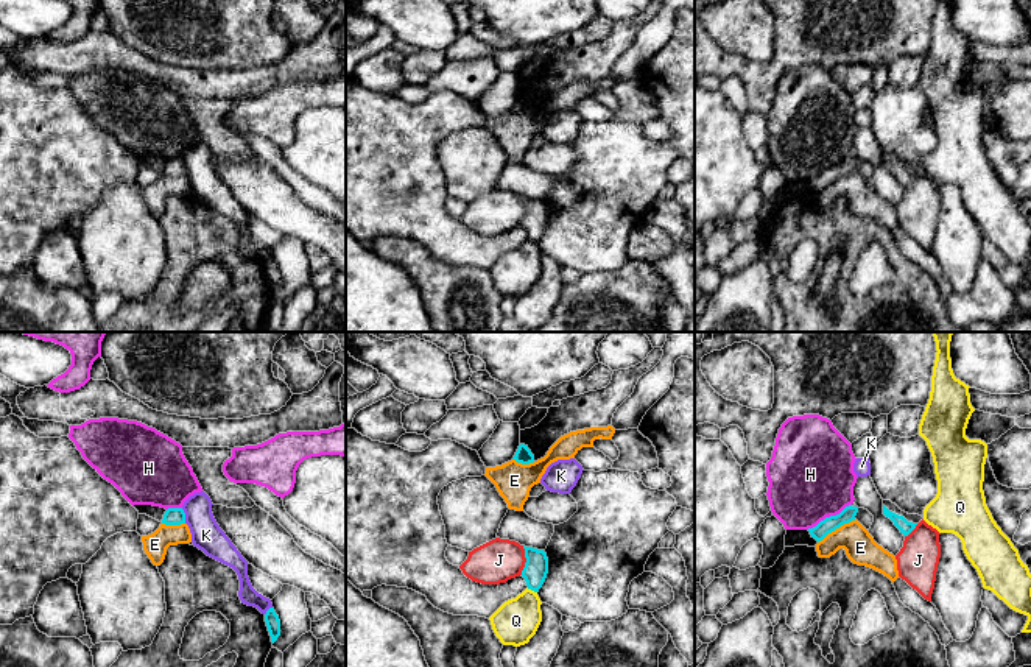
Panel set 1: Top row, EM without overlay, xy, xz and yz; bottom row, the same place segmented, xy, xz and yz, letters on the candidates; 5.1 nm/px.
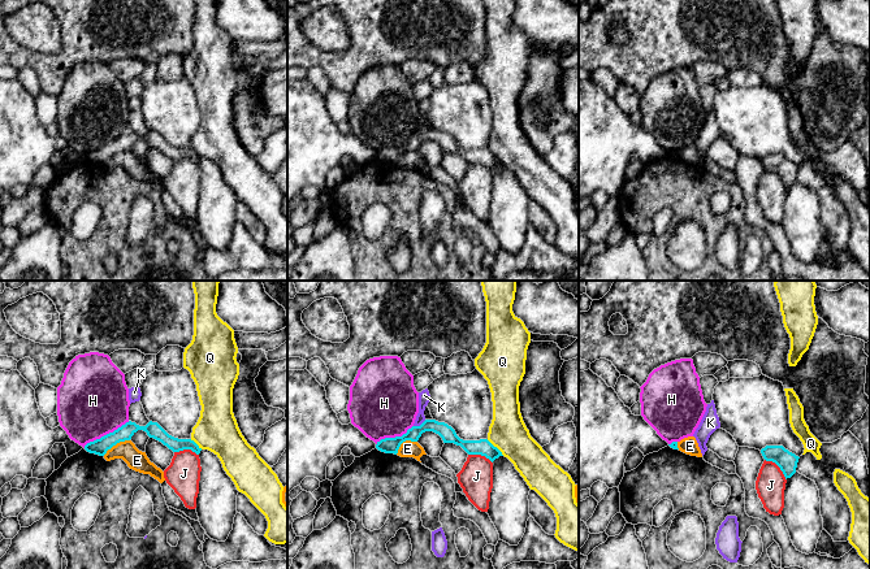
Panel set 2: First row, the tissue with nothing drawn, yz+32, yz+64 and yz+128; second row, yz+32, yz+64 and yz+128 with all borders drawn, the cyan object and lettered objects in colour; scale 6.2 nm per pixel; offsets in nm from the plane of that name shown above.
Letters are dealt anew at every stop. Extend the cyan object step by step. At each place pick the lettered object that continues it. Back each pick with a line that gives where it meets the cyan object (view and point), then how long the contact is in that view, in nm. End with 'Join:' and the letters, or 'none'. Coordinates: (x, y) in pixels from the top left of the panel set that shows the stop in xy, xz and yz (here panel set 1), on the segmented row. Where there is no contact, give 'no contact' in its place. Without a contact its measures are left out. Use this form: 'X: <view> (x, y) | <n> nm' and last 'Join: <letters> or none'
Join: none

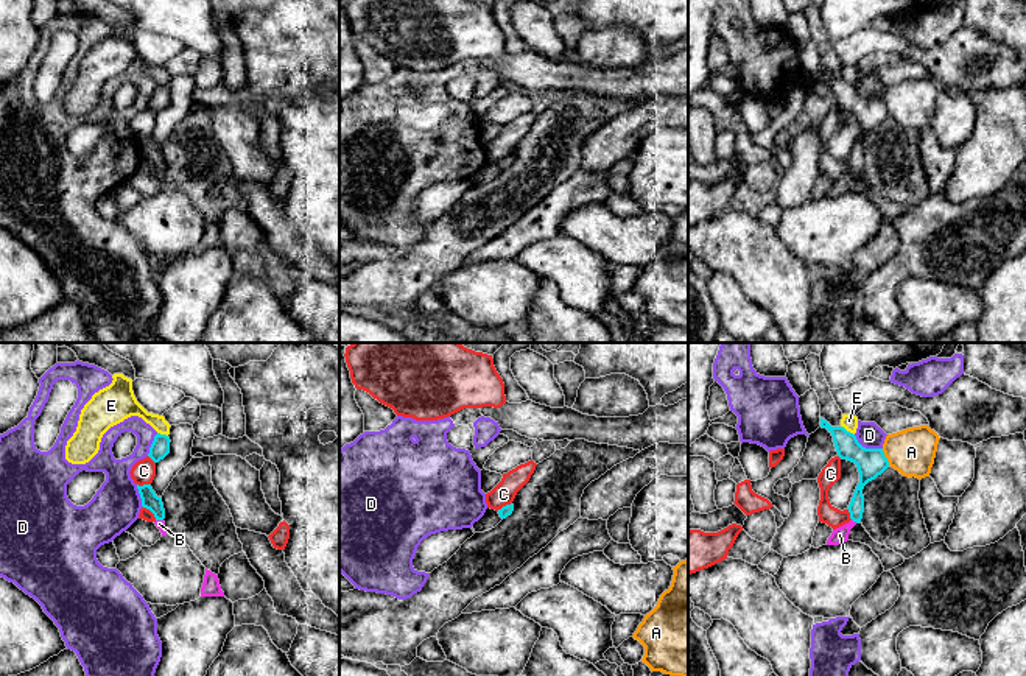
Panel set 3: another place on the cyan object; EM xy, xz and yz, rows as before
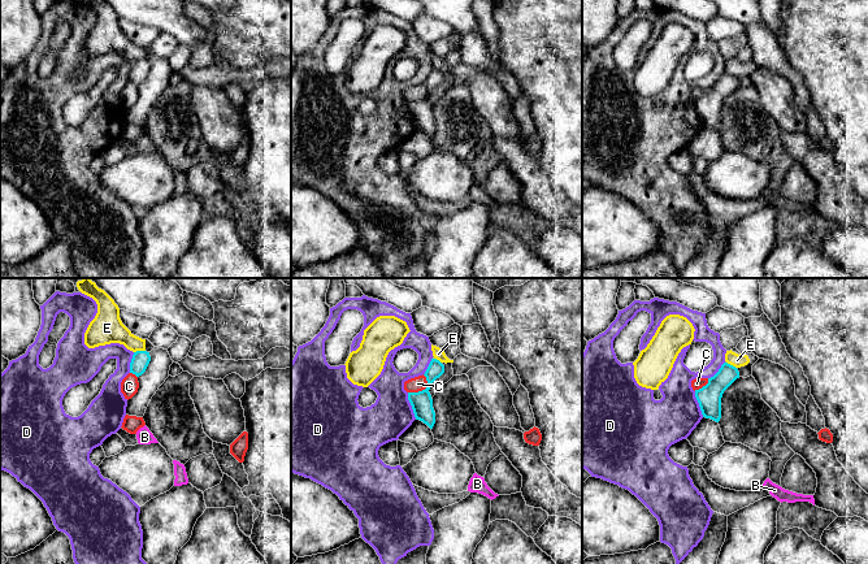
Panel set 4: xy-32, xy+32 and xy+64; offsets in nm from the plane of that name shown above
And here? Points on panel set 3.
B: yz (855, 521) | 40 nm
Join: B

